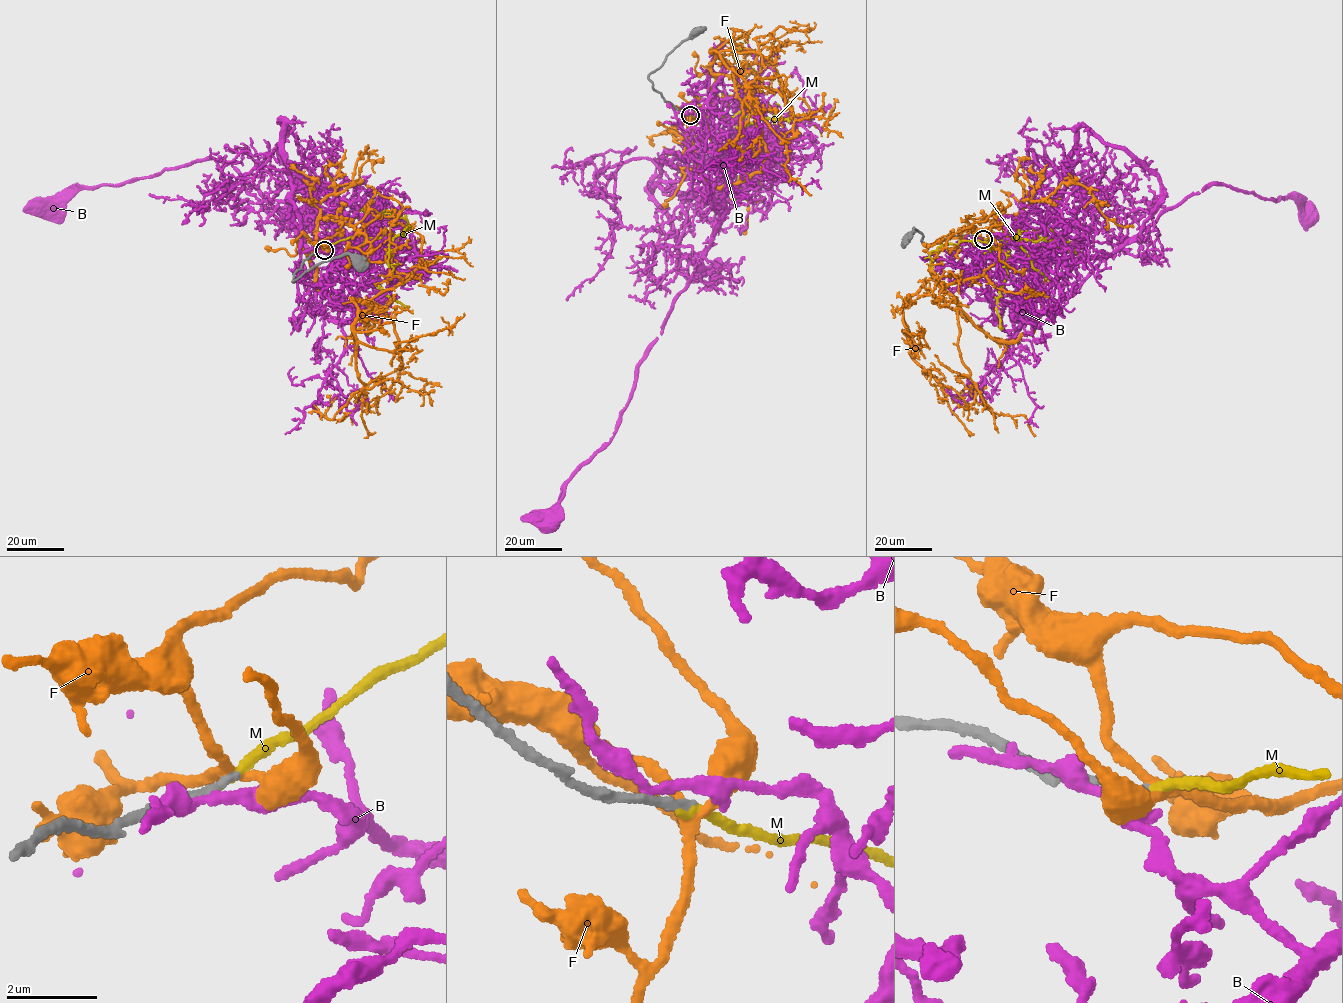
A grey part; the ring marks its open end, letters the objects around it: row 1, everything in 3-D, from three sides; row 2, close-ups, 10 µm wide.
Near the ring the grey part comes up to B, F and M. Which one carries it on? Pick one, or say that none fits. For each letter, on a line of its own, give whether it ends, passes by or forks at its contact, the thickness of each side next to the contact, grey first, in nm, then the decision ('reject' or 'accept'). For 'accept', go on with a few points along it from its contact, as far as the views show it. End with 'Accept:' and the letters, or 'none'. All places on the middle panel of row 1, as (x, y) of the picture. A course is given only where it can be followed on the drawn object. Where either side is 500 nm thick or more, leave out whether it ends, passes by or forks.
B: it passes by; 260 nm thick on the grey side, 200 nm on the other; reject
F: it forks there; 190 nm thick on the grey side, 200 nm on the other; reject
M: it ends there; 200 nm thick on the grey side, 200 nm on the other; accept; it runs (689, 115), (733, 116), (761, 86), (755, 71), (736, 58), (731, 43), (739, 43), (740, 49)
Accept: M

